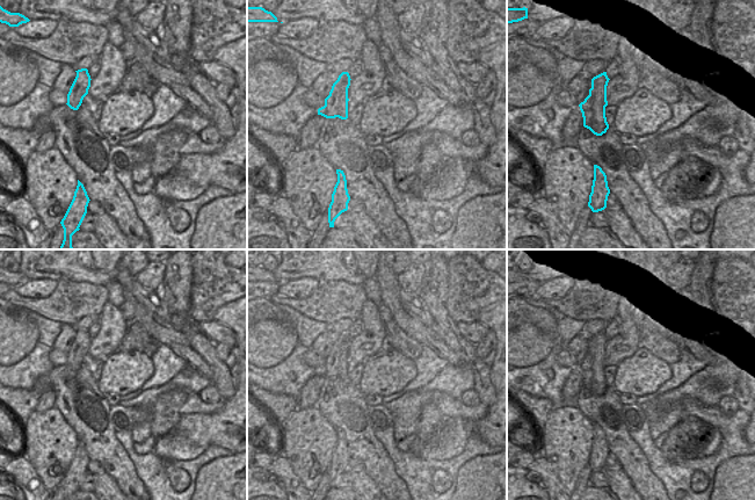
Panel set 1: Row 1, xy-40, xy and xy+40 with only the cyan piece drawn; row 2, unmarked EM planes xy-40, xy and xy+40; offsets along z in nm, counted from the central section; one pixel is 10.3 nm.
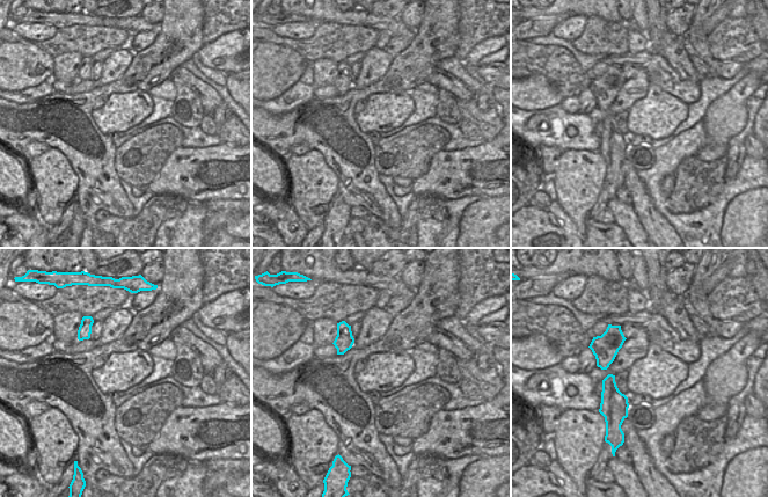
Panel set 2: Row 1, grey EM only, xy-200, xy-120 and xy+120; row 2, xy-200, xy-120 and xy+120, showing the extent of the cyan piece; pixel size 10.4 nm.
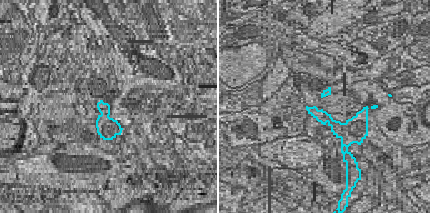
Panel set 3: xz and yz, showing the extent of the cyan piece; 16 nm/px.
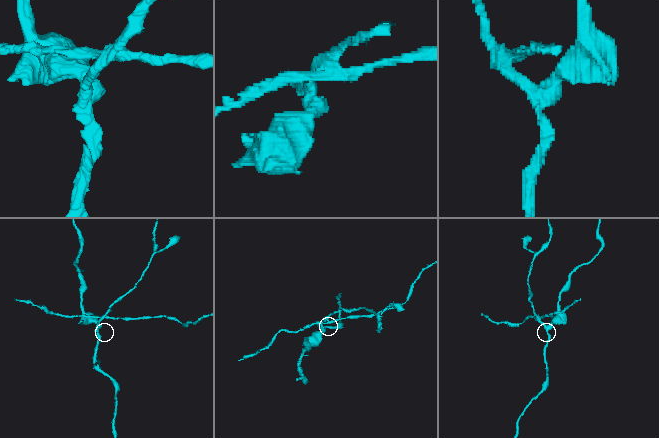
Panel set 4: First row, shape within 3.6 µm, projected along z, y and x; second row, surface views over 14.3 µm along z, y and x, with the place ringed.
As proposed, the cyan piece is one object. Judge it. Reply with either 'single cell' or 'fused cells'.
fused cells

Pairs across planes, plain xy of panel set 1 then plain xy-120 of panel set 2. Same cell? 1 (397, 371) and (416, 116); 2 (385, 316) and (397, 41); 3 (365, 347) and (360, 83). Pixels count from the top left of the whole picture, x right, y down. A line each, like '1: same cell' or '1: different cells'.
1: different cells
2: same cell
3: same cell

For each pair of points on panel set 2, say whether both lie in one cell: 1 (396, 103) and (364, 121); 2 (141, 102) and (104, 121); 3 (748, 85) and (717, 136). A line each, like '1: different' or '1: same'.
1: same
2: same
3: same

